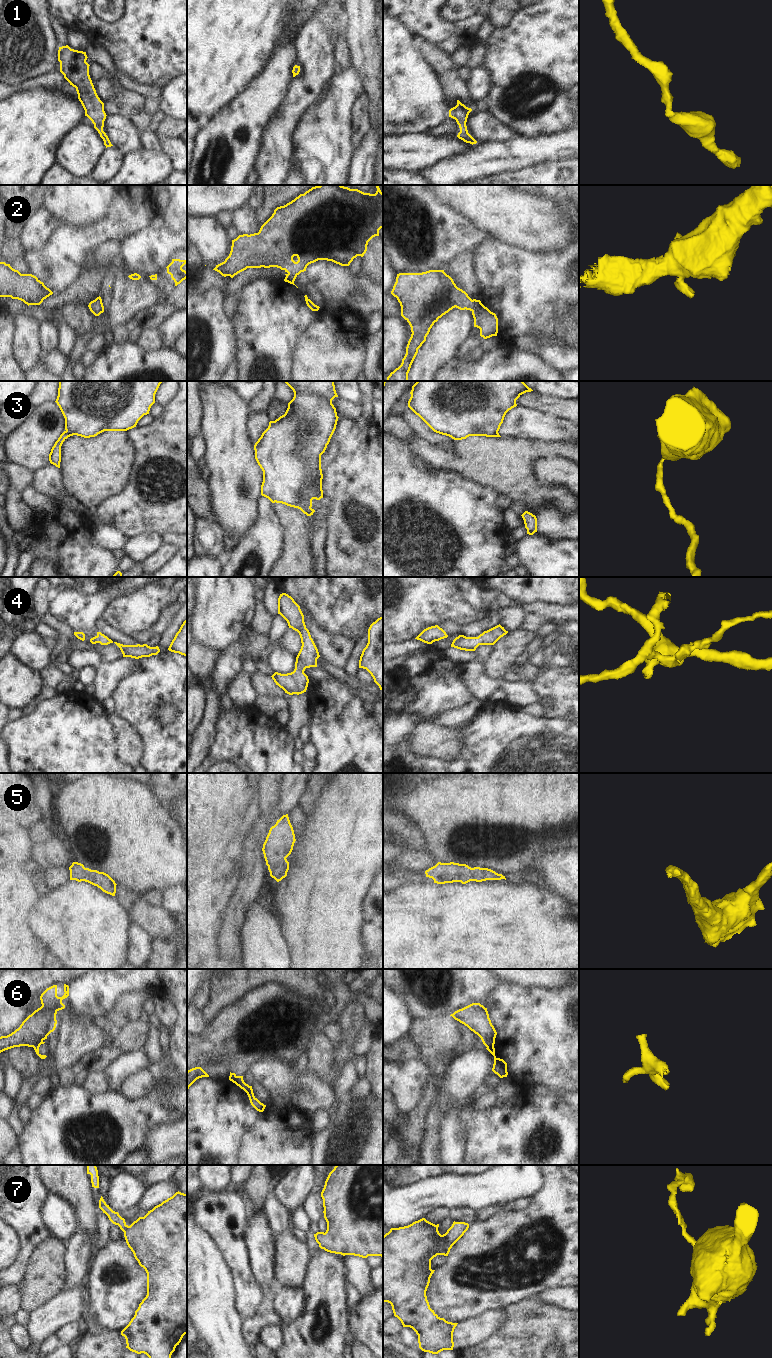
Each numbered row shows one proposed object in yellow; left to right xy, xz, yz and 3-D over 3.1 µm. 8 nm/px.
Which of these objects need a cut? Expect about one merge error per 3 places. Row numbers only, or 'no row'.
3, 6

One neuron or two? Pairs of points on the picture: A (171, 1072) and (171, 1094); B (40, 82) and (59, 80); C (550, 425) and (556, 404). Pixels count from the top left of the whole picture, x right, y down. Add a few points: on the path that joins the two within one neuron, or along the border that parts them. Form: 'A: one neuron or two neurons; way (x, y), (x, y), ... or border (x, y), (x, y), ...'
A: one neuron; way (171, 1077), (171, 1089)
B: one neuron; way (45, 82), (54, 81)
C: two neurons; border (531, 407), (568, 421)

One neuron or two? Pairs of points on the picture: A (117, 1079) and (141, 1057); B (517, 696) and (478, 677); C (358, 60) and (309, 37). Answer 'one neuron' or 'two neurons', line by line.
A: one neuron
B: one neuron
C: two neurons

